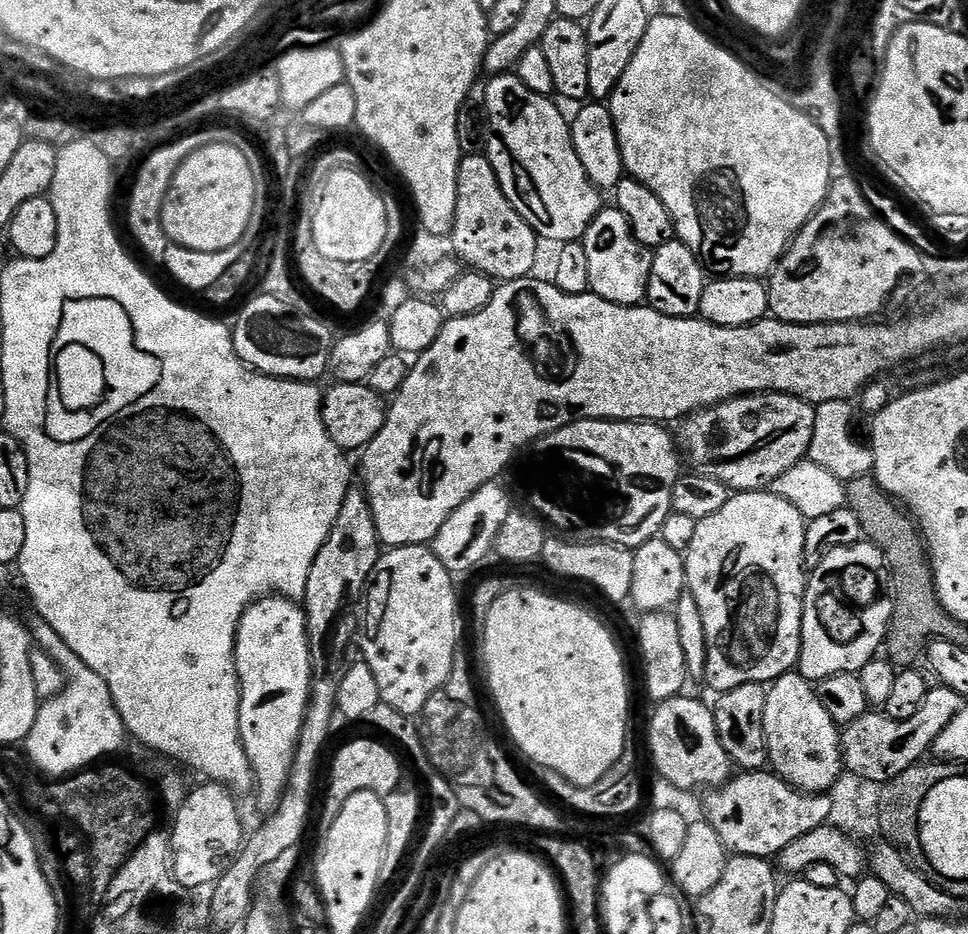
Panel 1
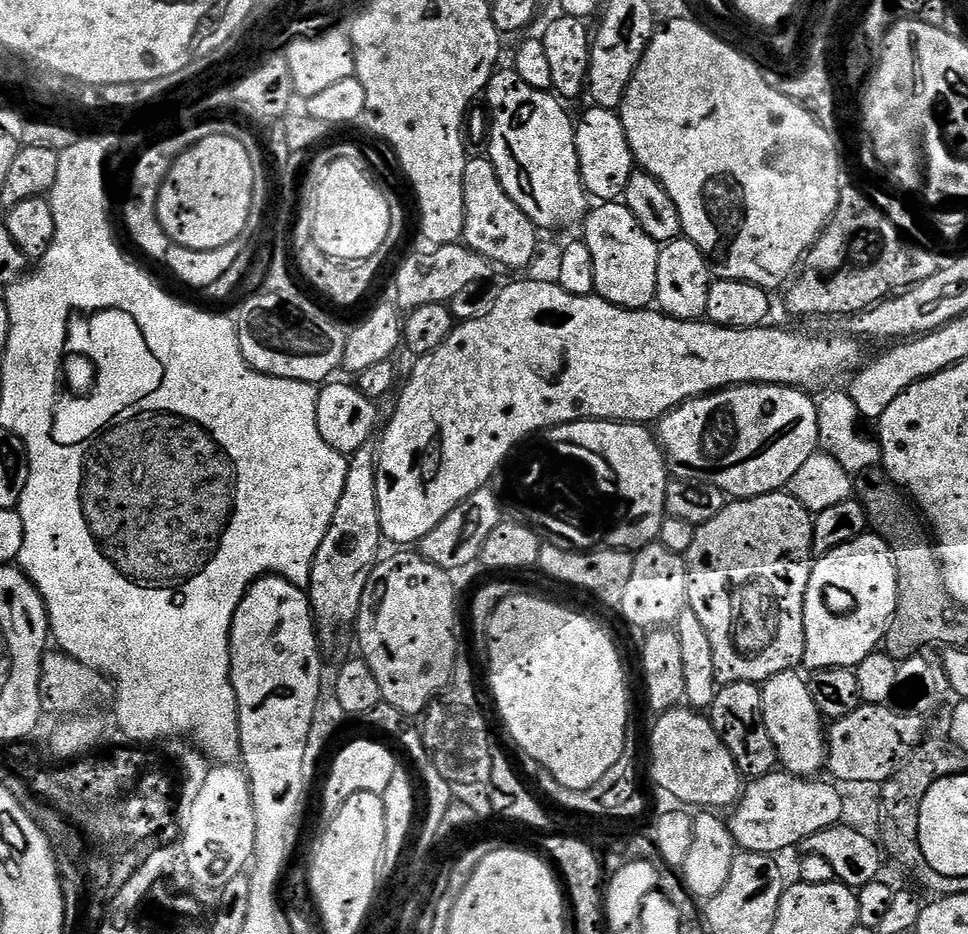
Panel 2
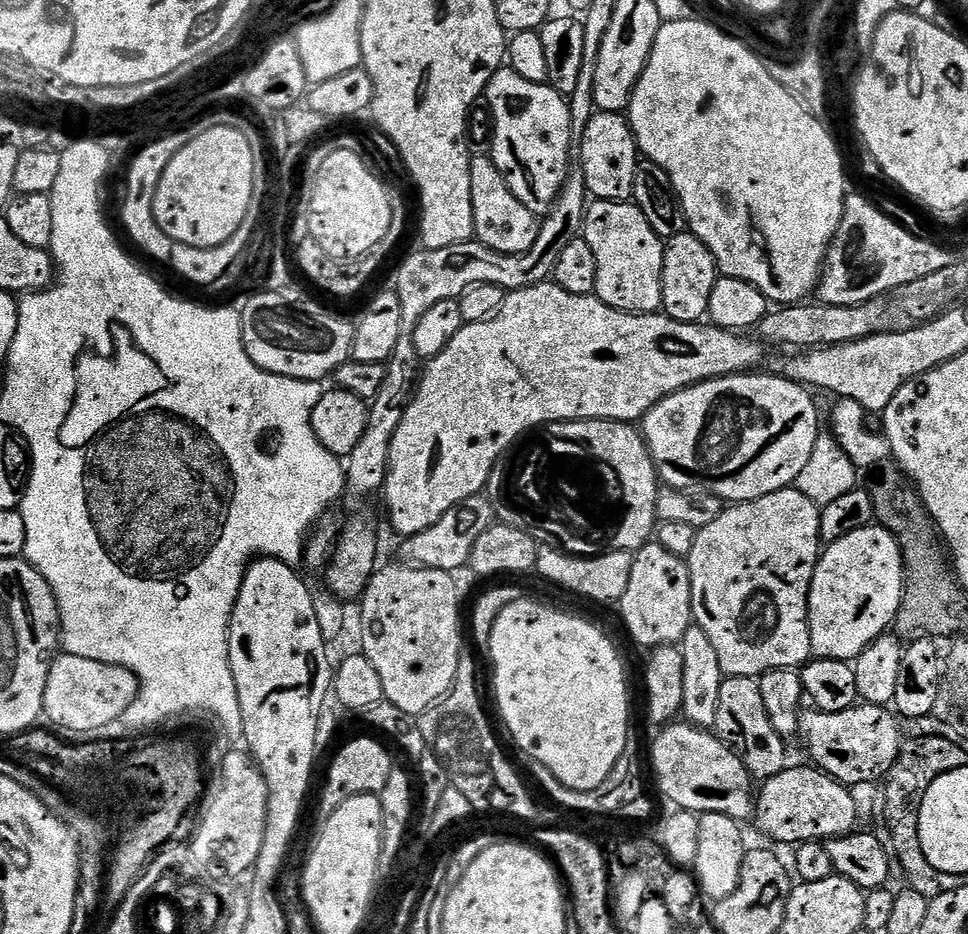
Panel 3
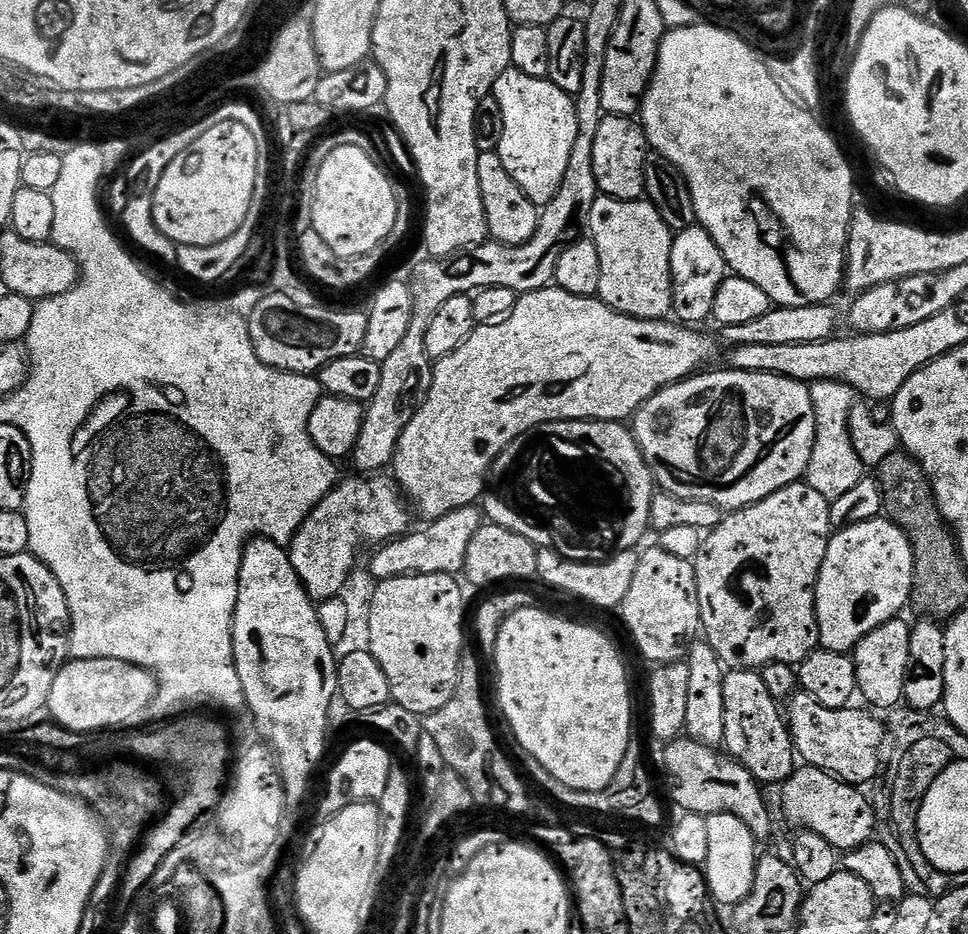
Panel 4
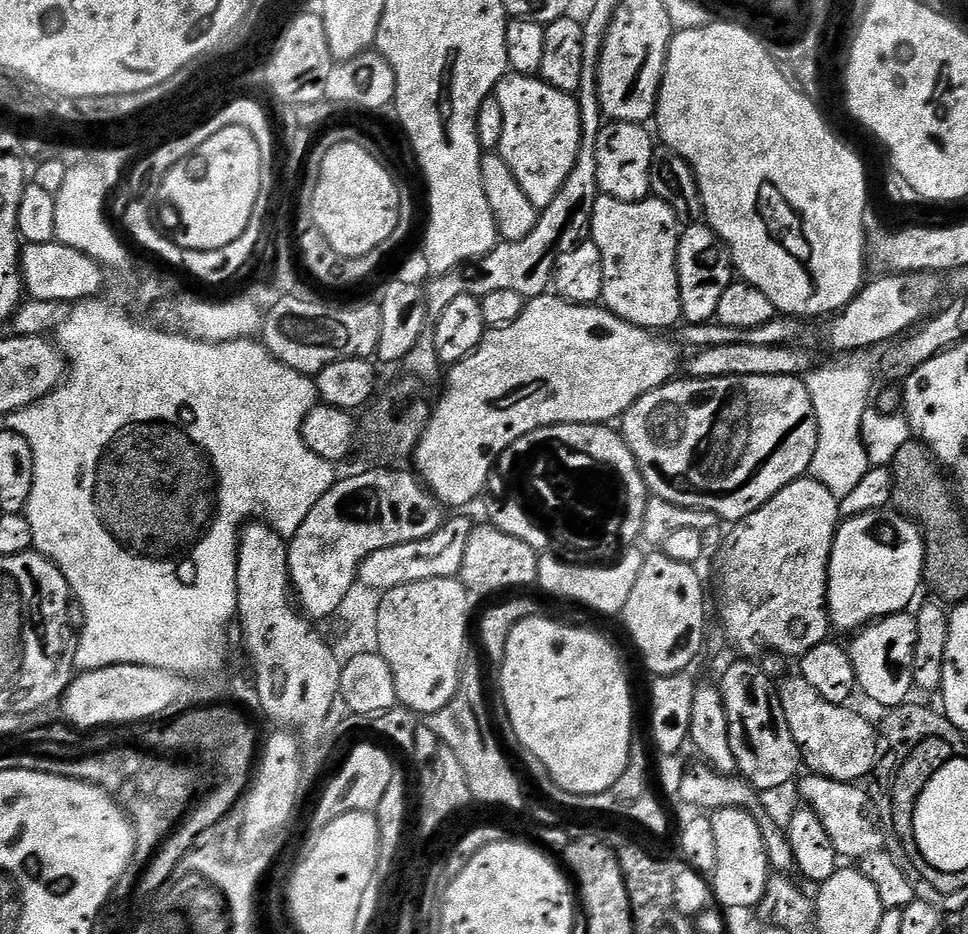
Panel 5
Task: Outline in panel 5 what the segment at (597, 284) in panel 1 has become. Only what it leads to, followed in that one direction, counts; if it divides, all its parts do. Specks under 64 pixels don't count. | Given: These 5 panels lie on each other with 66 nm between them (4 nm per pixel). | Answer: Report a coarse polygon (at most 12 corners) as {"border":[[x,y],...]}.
{"border":[[597,196],[603,307],[682,320],[681,221],[655,198]]}

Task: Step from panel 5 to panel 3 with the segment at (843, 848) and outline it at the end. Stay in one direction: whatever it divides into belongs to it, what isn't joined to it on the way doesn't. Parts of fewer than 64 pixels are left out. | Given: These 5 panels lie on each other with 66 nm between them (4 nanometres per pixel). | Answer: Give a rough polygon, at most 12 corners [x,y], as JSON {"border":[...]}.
{"border":[[815,766],[759,785],[754,824],[780,844],[857,831],[853,789]]}

